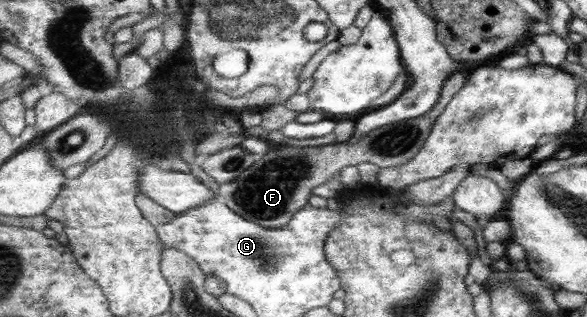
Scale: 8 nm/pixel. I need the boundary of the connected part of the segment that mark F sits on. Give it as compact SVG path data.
M492 53L485 59L460 61L458 72L444 83L437 105L424 116L376 128L368 136L360 138L356 144L333 142L329 145L305 148L285 145L278 150L269 151L266 155L257 157L255 164L235 182L220 185L218 196L242 218L252 220L264 228L282 228L293 220L298 211L309 204L314 188L338 178L344 168L372 162L382 170L412 163L424 149L438 117L445 111L452 97L468 82L472 71L482 65L494 65L500 58L500 53Z

